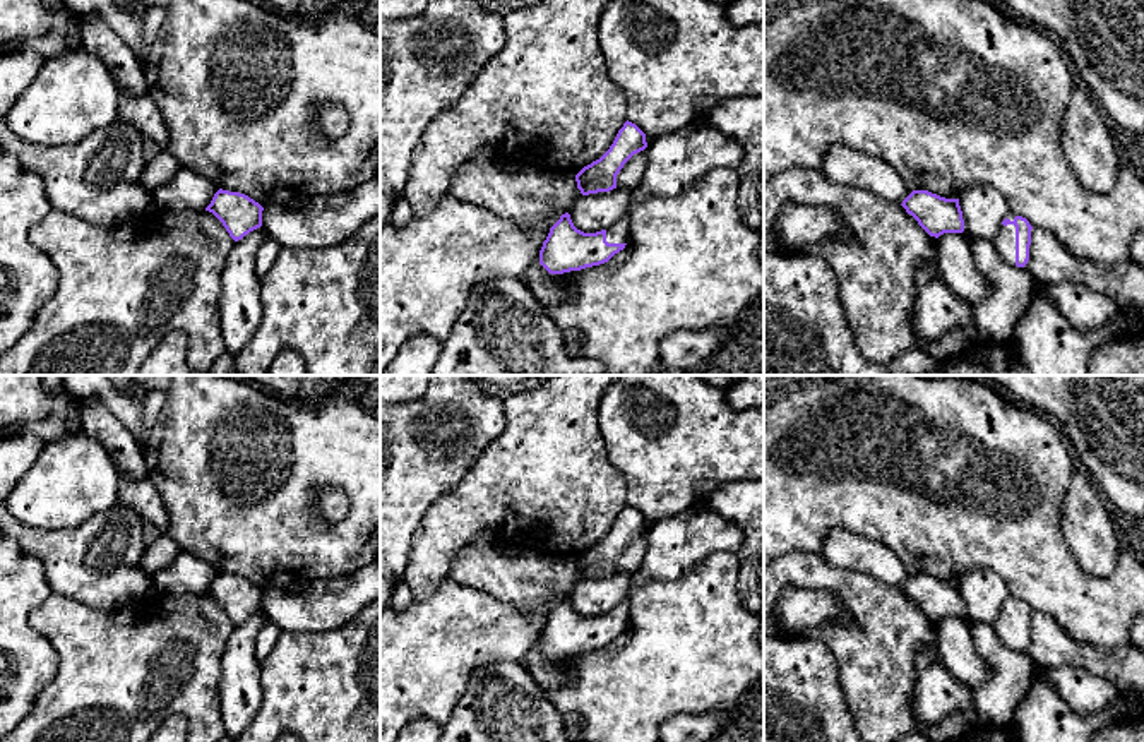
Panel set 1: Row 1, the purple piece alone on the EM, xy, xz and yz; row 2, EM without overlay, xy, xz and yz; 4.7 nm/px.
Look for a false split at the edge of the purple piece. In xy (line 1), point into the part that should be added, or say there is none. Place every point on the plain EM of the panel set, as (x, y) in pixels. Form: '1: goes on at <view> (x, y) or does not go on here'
1: does not go on here

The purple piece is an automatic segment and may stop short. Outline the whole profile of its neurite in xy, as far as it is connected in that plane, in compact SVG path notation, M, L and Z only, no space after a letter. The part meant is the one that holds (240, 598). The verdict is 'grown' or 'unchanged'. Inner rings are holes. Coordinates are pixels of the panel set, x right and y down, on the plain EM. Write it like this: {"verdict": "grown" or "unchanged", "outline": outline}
{"verdict": "unchanged", "outline": "M219 572L206 595L223 607L235 625L262 610L264 591L240 576Z"}

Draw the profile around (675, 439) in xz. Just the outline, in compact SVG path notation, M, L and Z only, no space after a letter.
M622 375L599 401L599 430L610 463L627 482L627 504L651 521L702 507L724 483L764 480L764 406L733 410L726 389L699 375Z

